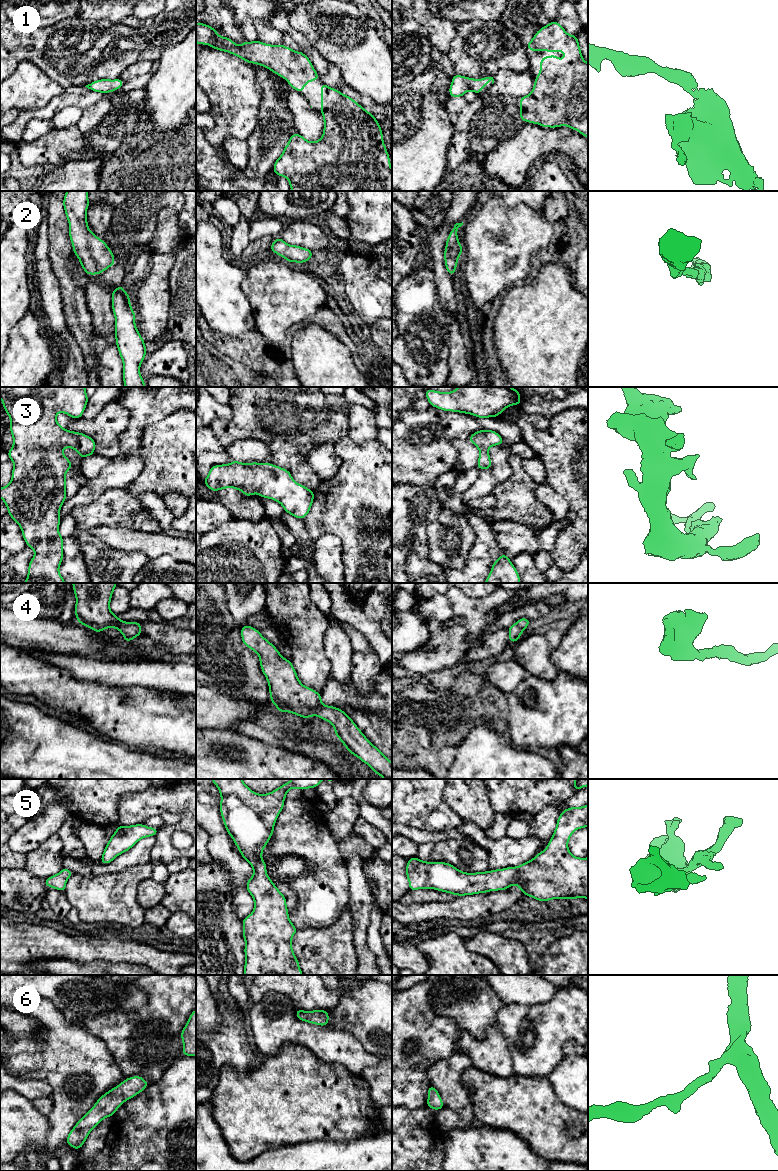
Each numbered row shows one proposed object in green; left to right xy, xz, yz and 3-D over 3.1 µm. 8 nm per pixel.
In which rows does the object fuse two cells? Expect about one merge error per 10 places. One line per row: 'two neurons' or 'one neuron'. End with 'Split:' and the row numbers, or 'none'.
1: one neuron
2: one neuron
3: one neuron
4: one neuron
5: one neuron
6: one neuron
Split: none

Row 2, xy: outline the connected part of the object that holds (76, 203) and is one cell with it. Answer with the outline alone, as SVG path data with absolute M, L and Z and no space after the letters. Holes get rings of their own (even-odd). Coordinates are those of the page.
M67 191L63 206L69 222L73 253L79 258L86 274L97 276L115 264L113 252L107 244L89 231L86 216L88 191Z

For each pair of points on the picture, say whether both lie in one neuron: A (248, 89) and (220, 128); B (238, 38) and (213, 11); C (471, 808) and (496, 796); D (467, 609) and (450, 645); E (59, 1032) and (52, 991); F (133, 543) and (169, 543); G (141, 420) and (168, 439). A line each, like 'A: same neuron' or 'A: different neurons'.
A: same neuron
B: same neuron
C: different neurons
D: same neuron
E: different neurons
F: same neuron
G: different neurons

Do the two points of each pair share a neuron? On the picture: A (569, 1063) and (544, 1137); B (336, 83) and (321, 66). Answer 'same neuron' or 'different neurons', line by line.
A: different neurons
B: different neurons

